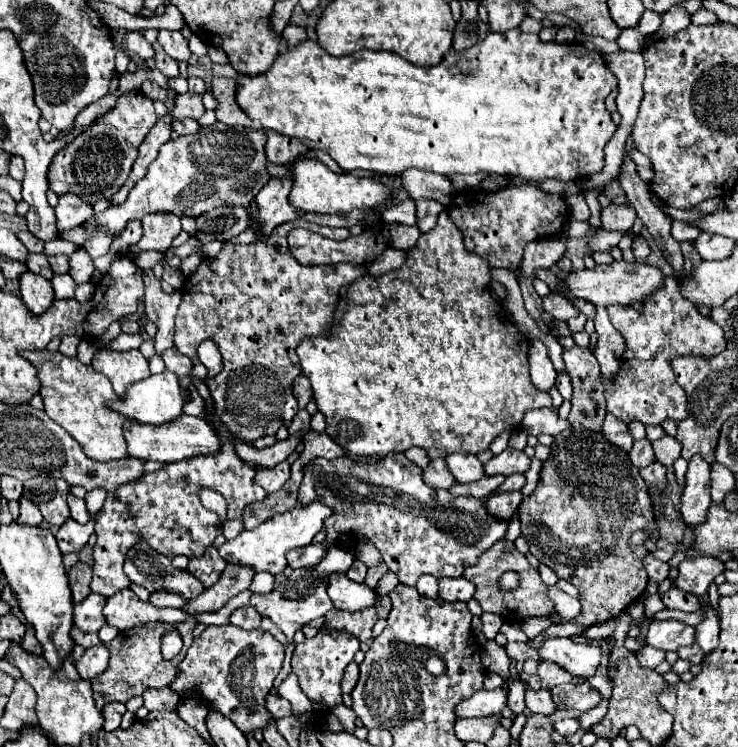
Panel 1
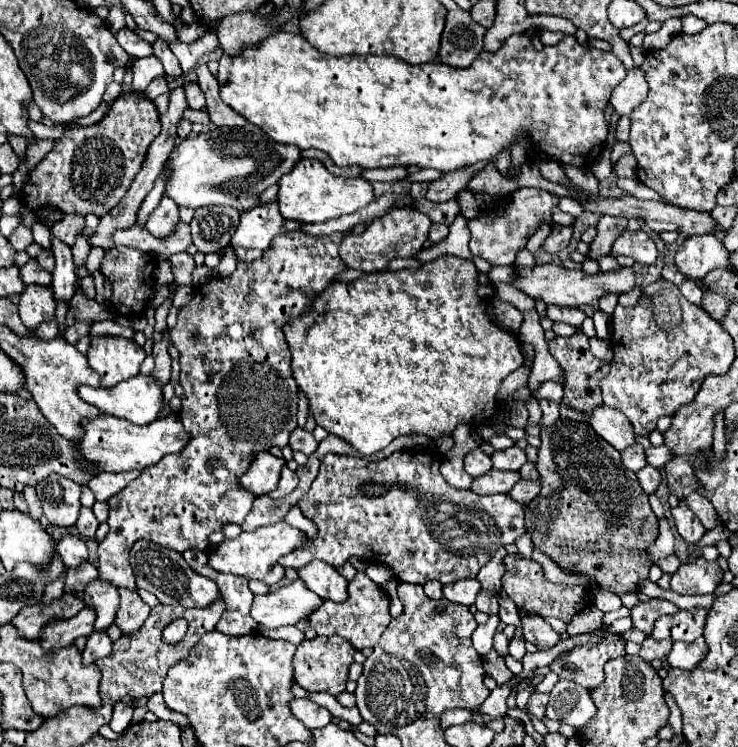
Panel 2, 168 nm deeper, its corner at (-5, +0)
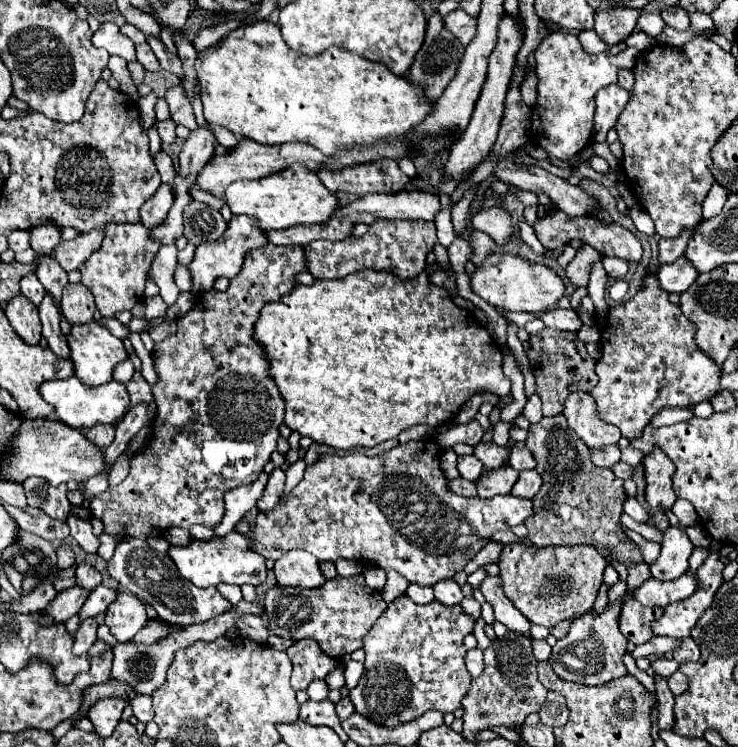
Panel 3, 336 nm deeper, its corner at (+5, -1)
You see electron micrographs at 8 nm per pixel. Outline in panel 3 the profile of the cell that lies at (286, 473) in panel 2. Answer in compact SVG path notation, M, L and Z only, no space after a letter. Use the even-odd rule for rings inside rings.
M276 467L276 469L272 471L272 475L268 477L264 495L262 495L260 501L258 501L258 509L260 509L260 511L270 511L270 509L278 503L282 491L284 491L284 481L286 481L284 471L282 471L280 467Z

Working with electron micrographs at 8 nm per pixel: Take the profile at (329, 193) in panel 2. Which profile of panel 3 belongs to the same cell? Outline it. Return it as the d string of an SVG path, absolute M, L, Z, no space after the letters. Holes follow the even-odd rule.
M294 165L256 181L236 181L226 187L224 199L232 215L254 217L256 227L262 231L324 223L324 219L328 219L328 215L332 215L332 211L338 207L336 197L320 183L316 173L304 167L294 169Z

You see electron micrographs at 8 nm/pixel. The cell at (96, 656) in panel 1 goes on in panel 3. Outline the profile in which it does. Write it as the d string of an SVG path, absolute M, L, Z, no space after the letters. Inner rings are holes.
M94 617L92 619L84 619L80 623L80 629L78 629L76 637L74 637L74 653L76 655L86 655L88 653L92 643L98 639L96 637L96 629L98 629L98 623L96 623Z

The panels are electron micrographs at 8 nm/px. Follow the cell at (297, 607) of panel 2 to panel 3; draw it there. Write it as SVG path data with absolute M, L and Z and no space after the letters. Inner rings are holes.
M240 601L236 605L236 611L232 611L232 615L220 615L220 619L210 619L208 623L200 623L200 625L190 625L190 627L180 627L180 625L172 625L168 627L168 635L158 639L156 643L152 645L146 645L146 643L114 643L114 665L112 665L112 679L114 681L122 681L126 683L128 687L132 687L134 691L142 693L142 695L152 695L158 687L164 685L166 681L166 671L174 659L174 653L178 649L184 649L184 647L190 647L194 645L196 641L214 641L218 637L222 637L230 627L234 627L236 623L236 615L246 615L246 613L252 613L252 615L262 615L264 609L258 607L256 603L246 603L246 601Z

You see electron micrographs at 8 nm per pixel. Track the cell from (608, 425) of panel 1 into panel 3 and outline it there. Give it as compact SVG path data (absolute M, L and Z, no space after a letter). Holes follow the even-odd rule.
M574 391L566 403L564 403L564 417L568 425L574 429L574 433L588 445L588 447L606 447L616 445L620 435L620 429L614 425L608 425L600 421L596 415L594 399L584 391Z

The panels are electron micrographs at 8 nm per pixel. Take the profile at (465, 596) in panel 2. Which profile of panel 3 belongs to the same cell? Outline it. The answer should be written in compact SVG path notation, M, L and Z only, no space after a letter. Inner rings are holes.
M444 579L440 583L434 583L432 589L434 589L436 601L440 601L442 605L458 605L464 599L462 589L454 579Z

